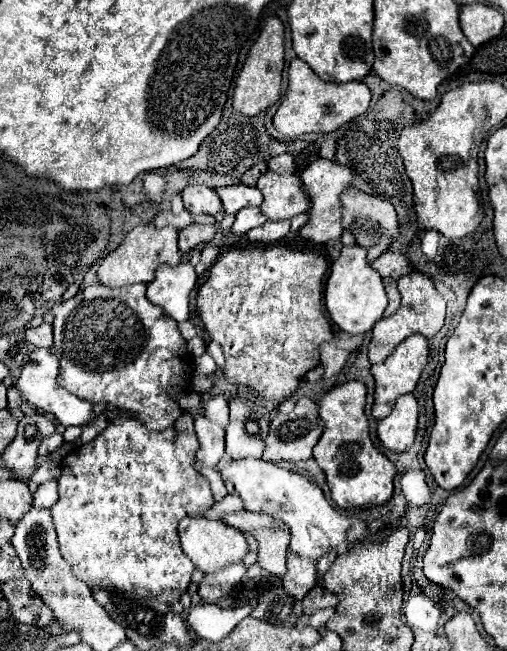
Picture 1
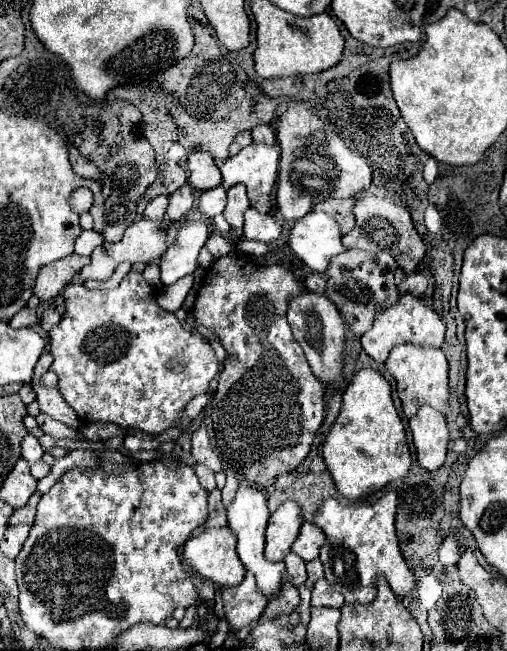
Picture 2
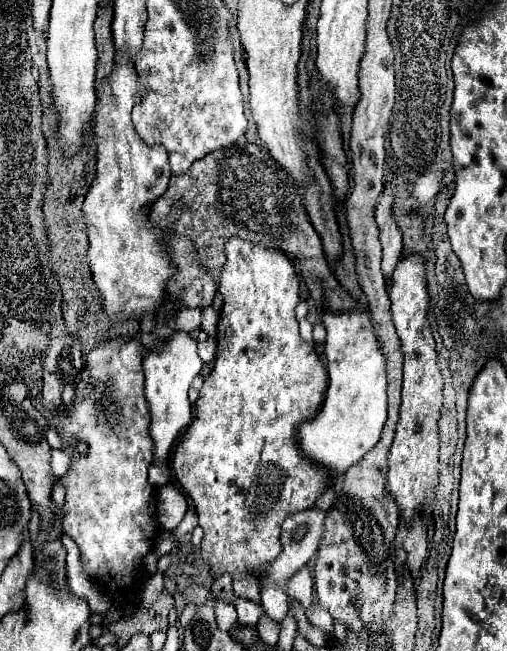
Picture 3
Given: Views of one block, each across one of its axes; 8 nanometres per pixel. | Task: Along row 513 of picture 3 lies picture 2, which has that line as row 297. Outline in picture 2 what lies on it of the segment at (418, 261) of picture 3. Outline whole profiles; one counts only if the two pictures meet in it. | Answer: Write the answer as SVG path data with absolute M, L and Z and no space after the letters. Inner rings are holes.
M404 294L394 306L376 314L372 328L366 334L362 334L362 348L376 362L384 362L396 344L420 344L440 348L442 342L444 342L444 322L422 298L416 298L412 294Z

